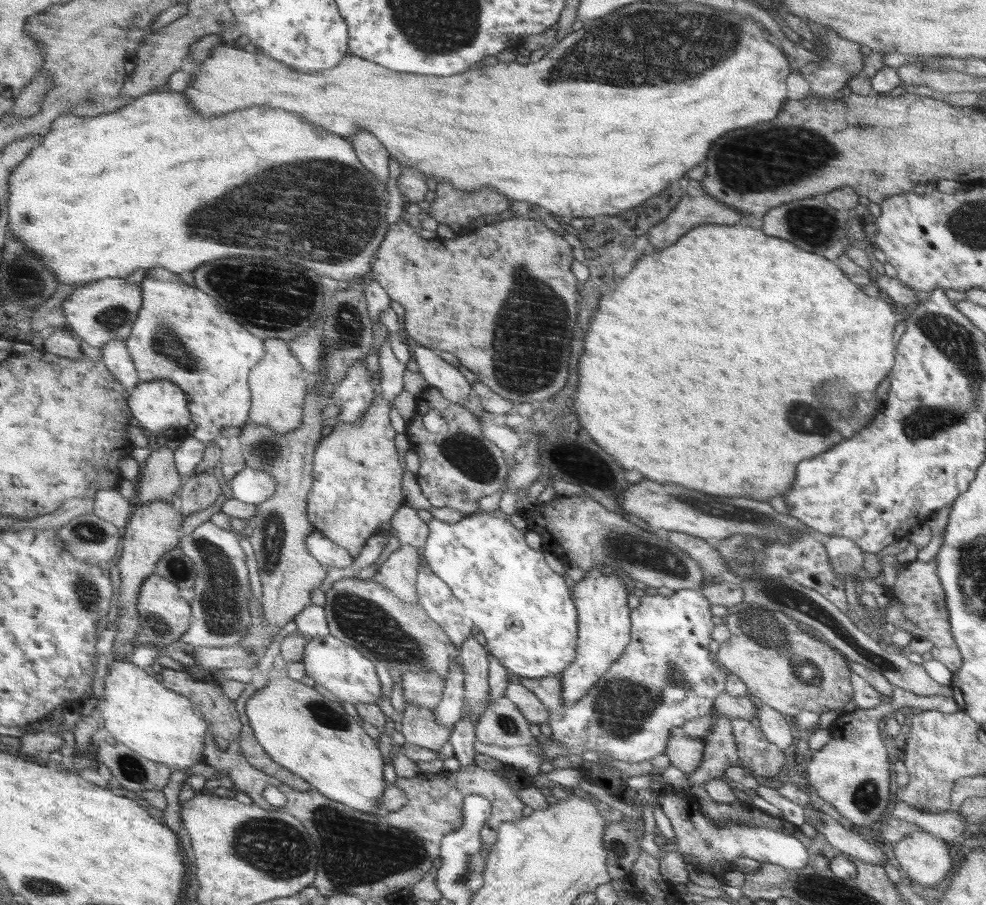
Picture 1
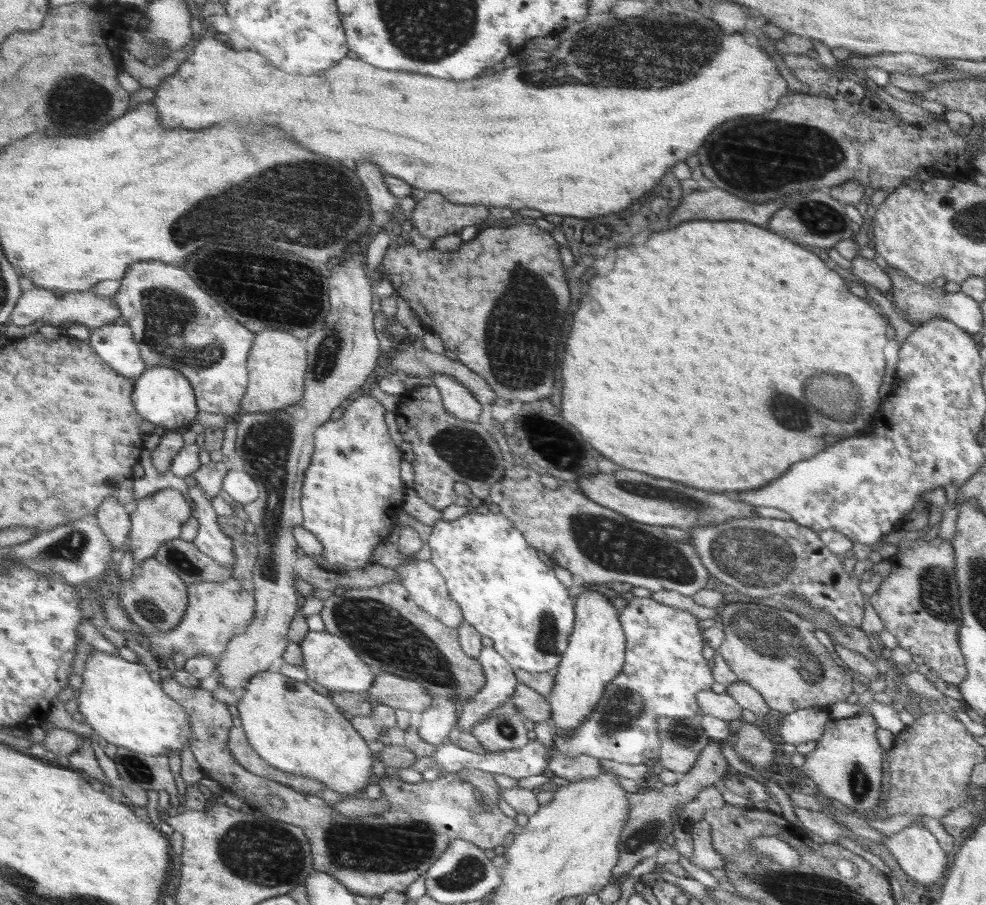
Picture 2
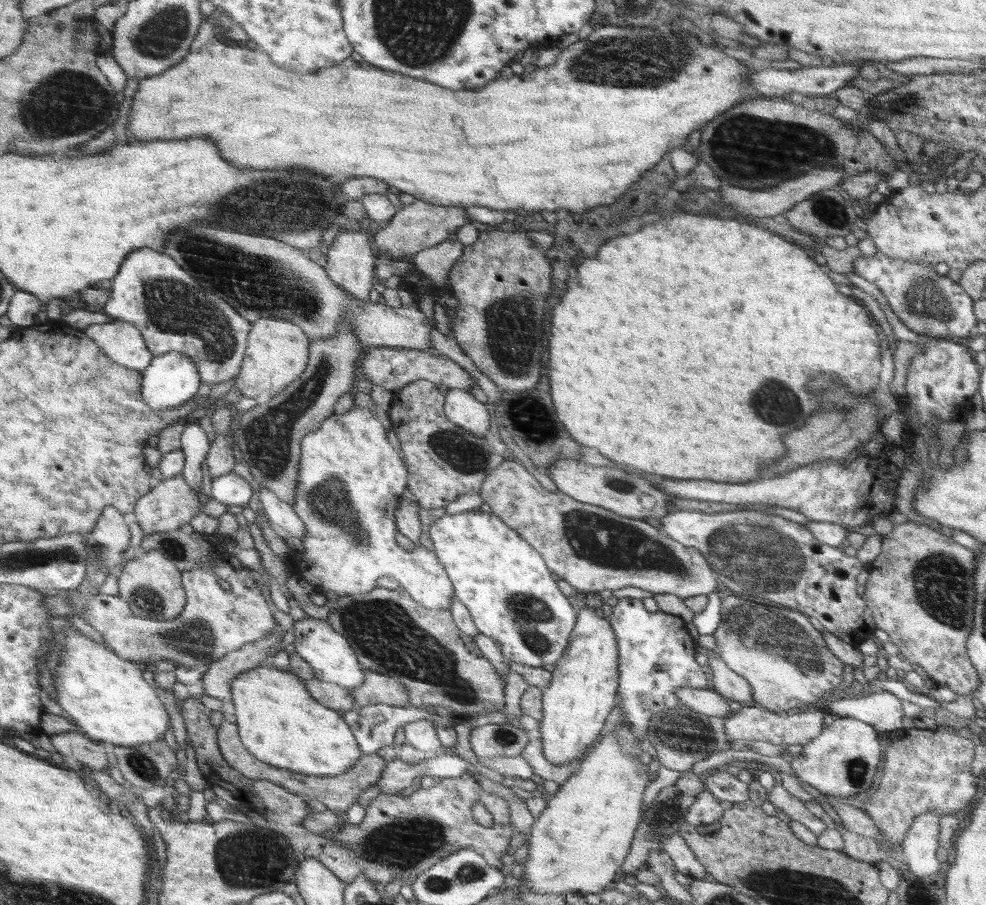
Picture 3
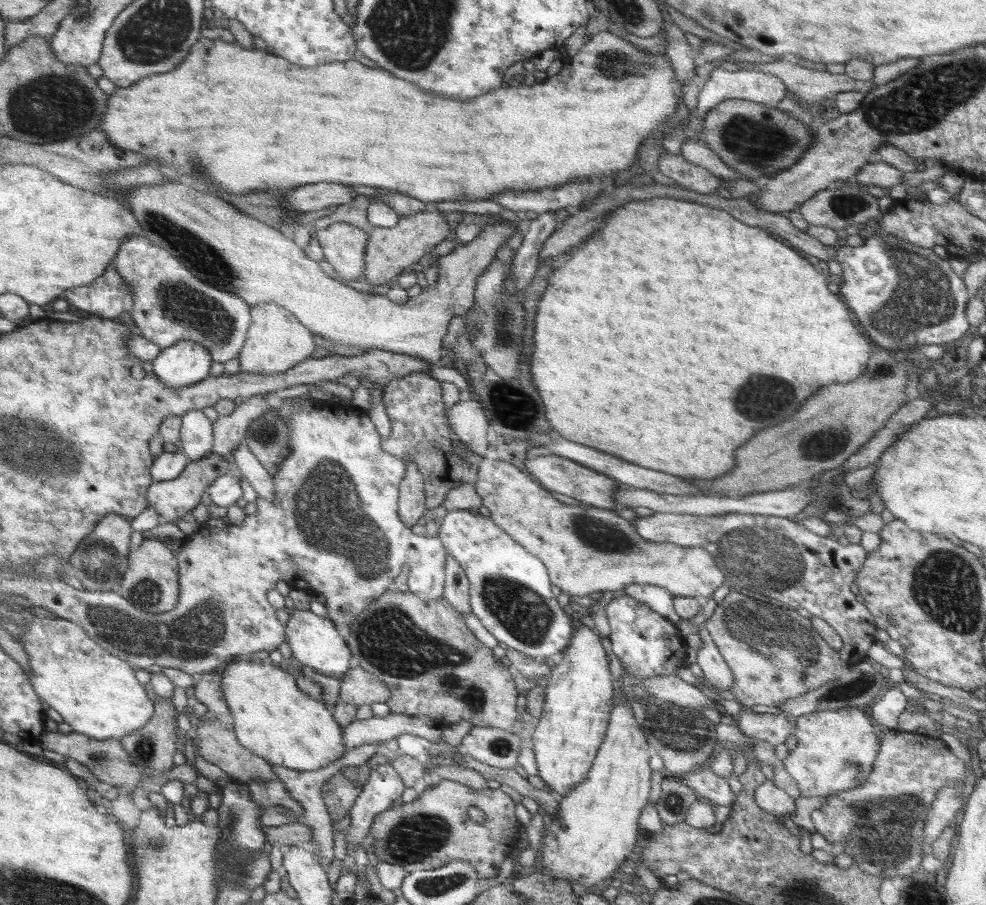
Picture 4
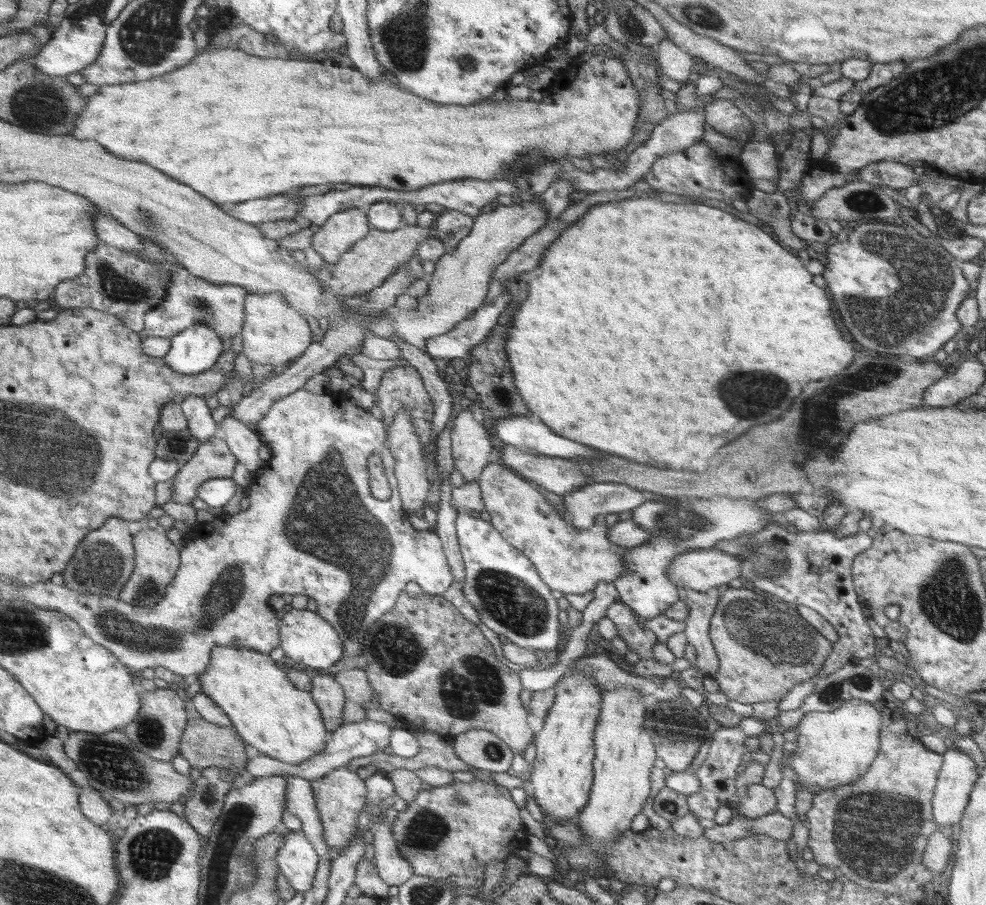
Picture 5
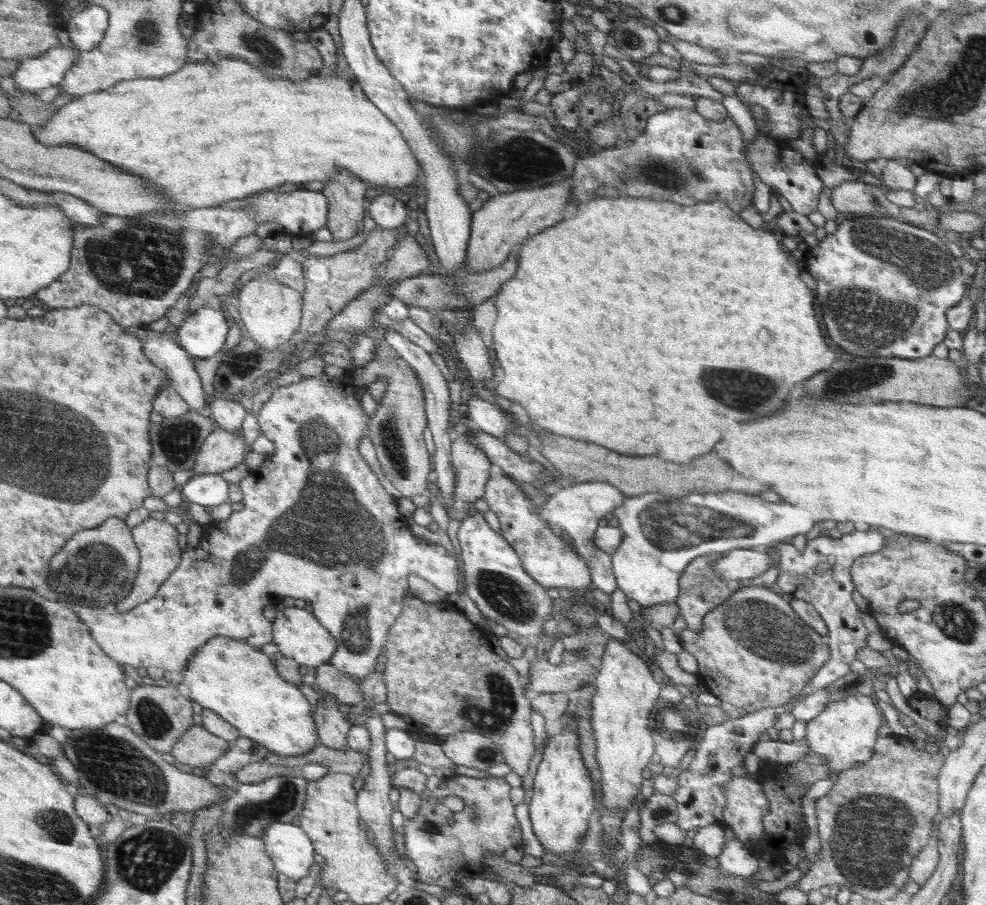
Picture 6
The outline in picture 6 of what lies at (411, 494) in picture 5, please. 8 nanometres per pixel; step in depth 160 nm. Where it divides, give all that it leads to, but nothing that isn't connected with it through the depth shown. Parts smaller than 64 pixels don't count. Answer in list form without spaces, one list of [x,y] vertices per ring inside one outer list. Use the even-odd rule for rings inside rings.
[[[402,358],[374,359],[362,369],[355,370],[354,384],[358,388],[370,386],[378,381],[378,377],[386,377],[385,395],[378,403],[378,410],[370,415],[369,438],[373,442],[376,456],[380,462],[386,479],[406,498],[424,494],[426,478],[430,472],[430,455],[424,446],[424,396],[416,382],[412,368]]]

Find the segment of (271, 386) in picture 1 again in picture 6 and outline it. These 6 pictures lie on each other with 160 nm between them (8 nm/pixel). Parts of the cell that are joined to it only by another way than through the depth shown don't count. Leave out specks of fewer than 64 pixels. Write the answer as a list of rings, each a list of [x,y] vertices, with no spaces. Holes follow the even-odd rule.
[[[272,272],[258,275],[243,284],[235,304],[242,320],[242,329],[248,332],[250,340],[254,340],[266,352],[284,347],[288,341],[292,341],[294,333],[301,326],[301,308],[304,305],[301,292],[278,282]]]

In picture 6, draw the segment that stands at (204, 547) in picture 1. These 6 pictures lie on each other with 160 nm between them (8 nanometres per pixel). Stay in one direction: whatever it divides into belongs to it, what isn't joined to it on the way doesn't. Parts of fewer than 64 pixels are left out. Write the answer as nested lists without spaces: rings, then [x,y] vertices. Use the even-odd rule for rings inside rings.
[[[148,330],[144,354],[154,365],[165,370],[166,377],[170,378],[169,386],[188,404],[190,412],[201,415],[207,413],[208,395],[204,393],[195,364],[190,362],[188,354],[176,341],[166,332],[160,334]]]

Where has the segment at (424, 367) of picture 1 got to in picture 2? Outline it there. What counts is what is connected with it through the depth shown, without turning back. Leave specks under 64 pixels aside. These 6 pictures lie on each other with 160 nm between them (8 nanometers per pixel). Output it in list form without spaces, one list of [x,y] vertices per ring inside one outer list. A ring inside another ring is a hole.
[[[436,373],[430,378],[432,378],[435,388],[438,388],[442,393],[446,410],[449,410],[458,419],[479,423],[483,406],[468,388],[462,386],[450,375]]]

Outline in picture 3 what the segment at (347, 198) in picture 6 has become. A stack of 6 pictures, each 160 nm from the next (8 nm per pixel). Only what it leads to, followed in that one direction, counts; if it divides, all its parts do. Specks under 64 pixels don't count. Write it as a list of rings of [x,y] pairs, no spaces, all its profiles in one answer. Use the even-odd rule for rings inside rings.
[[[362,230],[340,231],[334,235],[333,239],[332,245],[325,250],[327,263],[324,268],[326,268],[329,279],[344,289],[351,297],[367,303],[370,300],[368,292],[374,282],[374,254],[372,254],[366,234],[362,234]]]

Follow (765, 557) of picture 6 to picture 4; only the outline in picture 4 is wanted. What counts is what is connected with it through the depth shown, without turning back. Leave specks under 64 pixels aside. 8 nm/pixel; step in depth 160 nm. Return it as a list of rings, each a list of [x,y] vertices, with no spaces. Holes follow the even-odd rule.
[[[481,458],[478,463],[476,492],[490,510],[490,518],[519,541],[530,553],[540,557],[548,569],[550,580],[560,591],[574,596],[598,596],[603,591],[623,589],[631,584],[653,584],[668,589],[674,596],[710,597],[724,582],[724,574],[714,556],[702,547],[683,547],[671,542],[652,542],[638,536],[630,522],[608,509],[568,505],[552,498],[538,482],[518,470],[517,465],[502,459]]]

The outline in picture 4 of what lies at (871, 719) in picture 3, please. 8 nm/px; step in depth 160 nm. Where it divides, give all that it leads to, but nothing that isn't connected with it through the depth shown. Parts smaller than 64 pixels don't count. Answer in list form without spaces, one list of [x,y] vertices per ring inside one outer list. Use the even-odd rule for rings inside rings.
[[[889,686],[872,704],[864,706],[875,724],[891,730],[896,728],[900,714],[906,711],[908,701],[898,686]]]

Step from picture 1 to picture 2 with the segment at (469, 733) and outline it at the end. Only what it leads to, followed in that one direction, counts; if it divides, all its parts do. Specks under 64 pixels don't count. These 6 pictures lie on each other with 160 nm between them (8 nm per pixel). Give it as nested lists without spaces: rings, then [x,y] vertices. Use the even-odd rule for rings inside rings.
[[[483,646],[479,654],[487,683],[482,690],[464,702],[457,725],[461,731],[471,732],[474,725],[480,723],[484,714],[502,706],[510,700],[519,680],[515,670],[506,659],[493,647]]]

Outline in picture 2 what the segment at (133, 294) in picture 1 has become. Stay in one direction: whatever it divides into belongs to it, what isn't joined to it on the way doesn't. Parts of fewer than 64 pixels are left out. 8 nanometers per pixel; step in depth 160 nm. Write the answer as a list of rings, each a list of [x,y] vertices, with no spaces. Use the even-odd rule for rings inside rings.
[[[34,287],[32,290],[24,292],[21,298],[17,300],[16,306],[13,308],[13,314],[9,316],[11,322],[18,326],[28,326],[40,319],[45,324],[52,326],[60,326],[65,320],[71,320],[74,323],[84,324],[89,330],[111,325],[121,320],[121,309],[117,307],[114,296],[100,297],[96,296],[92,289],[86,291],[66,292],[63,297],[56,297],[54,292],[47,291],[44,288]]]

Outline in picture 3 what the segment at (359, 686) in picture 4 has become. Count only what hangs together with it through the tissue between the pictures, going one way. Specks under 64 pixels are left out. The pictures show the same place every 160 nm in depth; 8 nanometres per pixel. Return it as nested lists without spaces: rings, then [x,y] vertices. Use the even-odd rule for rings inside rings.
[[[365,669],[364,673],[365,682],[351,689],[358,709],[373,704],[406,706],[409,694],[401,682],[370,669]]]

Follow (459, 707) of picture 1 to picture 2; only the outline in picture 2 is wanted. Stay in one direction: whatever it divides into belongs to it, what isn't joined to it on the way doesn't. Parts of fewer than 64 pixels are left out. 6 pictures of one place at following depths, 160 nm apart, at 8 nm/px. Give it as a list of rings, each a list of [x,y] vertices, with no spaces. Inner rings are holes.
[[[459,698],[437,700],[436,706],[430,706],[415,716],[419,737],[428,744],[439,747],[447,740],[452,727],[457,724],[455,706],[460,704]]]

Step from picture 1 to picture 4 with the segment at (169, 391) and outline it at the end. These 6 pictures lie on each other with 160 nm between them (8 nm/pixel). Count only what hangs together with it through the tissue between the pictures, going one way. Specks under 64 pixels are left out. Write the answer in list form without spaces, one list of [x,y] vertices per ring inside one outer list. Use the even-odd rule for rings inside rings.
[[[182,340],[174,346],[161,350],[158,357],[151,361],[151,364],[153,365],[154,376],[157,376],[164,386],[186,388],[186,386],[201,383],[208,377],[210,362],[213,362],[213,360],[210,359],[208,348],[204,348],[202,344],[196,344],[192,340]]]

